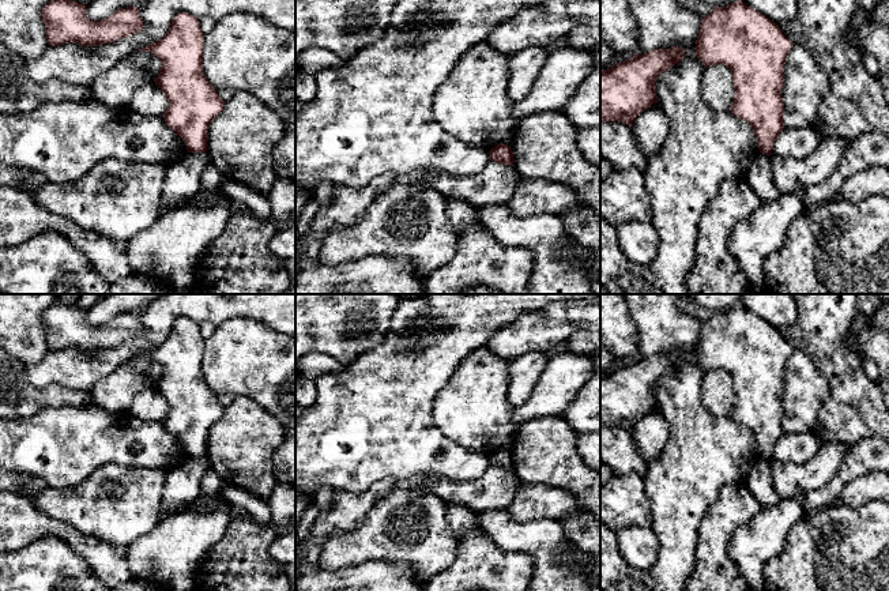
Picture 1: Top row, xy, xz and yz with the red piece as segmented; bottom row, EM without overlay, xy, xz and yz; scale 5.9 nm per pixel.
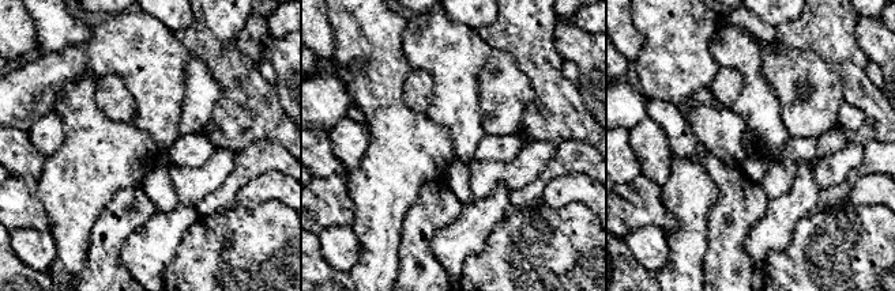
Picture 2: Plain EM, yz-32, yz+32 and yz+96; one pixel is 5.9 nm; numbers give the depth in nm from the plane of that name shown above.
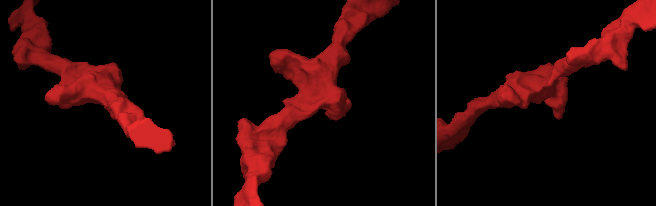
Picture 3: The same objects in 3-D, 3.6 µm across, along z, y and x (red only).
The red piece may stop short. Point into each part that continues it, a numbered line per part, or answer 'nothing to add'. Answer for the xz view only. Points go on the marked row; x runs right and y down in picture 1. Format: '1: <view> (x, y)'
nothing to add

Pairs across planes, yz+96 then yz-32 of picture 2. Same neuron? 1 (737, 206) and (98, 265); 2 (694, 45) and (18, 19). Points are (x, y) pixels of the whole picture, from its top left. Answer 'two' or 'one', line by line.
1: one
2: two

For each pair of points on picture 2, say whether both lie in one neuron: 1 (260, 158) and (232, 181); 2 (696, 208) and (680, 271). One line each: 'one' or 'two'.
1: one
2: one

